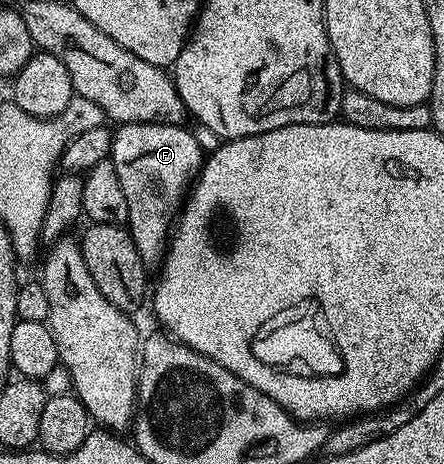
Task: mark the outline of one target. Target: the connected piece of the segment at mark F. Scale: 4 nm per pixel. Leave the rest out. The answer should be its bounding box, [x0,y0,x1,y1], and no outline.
[108,123,202,267]

